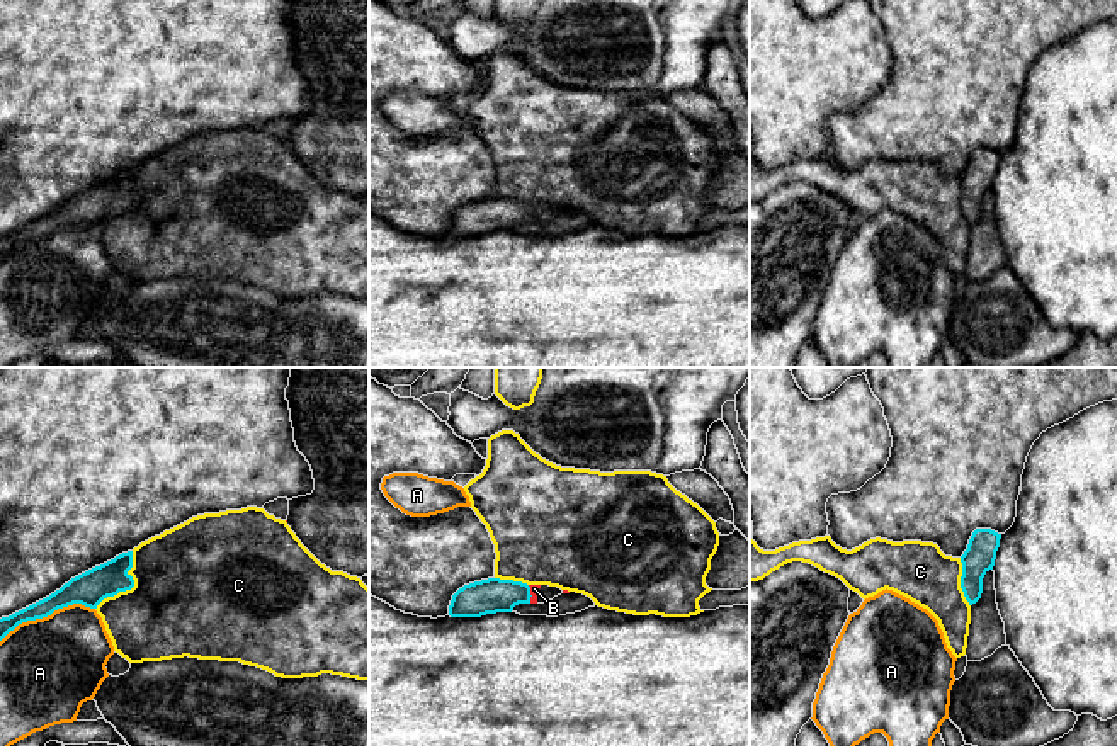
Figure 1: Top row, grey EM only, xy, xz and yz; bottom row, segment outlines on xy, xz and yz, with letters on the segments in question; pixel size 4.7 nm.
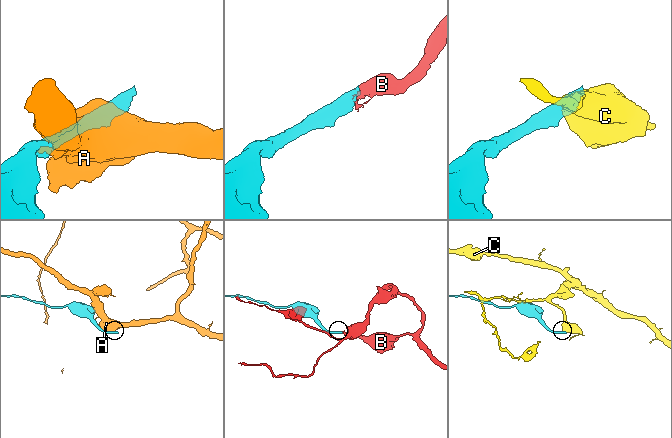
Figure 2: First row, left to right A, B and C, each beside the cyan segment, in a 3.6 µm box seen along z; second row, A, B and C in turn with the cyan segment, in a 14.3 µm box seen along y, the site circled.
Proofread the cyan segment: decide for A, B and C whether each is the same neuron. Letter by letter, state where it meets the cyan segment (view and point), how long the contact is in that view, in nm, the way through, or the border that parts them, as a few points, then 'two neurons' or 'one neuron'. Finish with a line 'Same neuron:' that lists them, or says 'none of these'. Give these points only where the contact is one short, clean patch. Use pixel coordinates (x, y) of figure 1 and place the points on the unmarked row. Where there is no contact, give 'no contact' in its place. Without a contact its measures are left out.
A: contact xy (46, 235); length 480 nm; two neurons
B: contact xz (529, 213); length 90 nm; way xz (492, 215), (529, 213), (534, 208); one neuron
C: contact xy (130, 208); length 340 nm; border xy (133, 170), (133, 204), (96, 228); two neurons
Same neuron: B

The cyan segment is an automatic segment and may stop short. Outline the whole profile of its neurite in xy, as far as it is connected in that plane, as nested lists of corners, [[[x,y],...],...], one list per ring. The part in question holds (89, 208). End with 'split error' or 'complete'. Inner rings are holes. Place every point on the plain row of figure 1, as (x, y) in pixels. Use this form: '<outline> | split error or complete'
[[[133,170],[122,172],[114,178],[95,185],[65,202],[49,216],[0,238],[0,260],[19,243],[51,235],[54,230],[82,223],[90,228],[119,211],[134,206],[133,196],[128,192],[133,187]]] | complete

